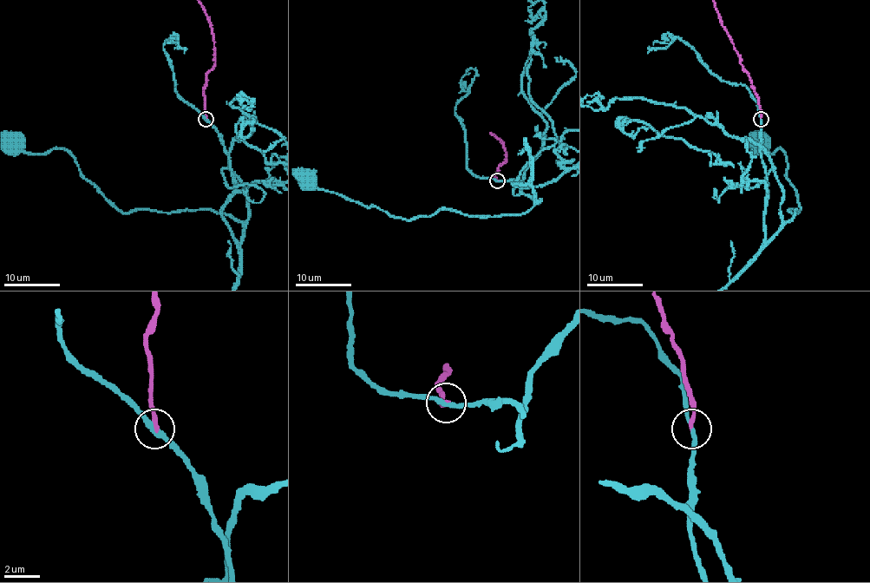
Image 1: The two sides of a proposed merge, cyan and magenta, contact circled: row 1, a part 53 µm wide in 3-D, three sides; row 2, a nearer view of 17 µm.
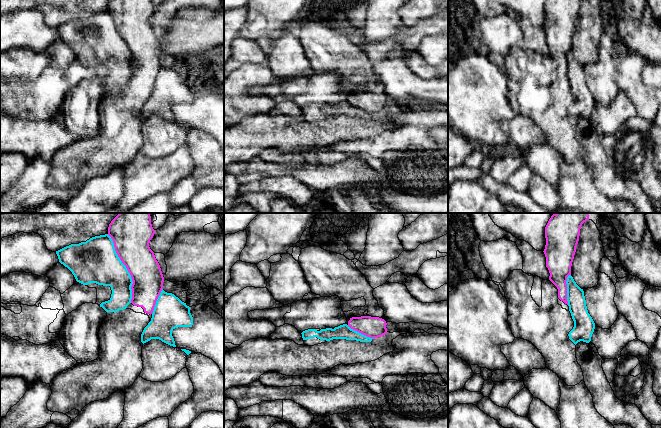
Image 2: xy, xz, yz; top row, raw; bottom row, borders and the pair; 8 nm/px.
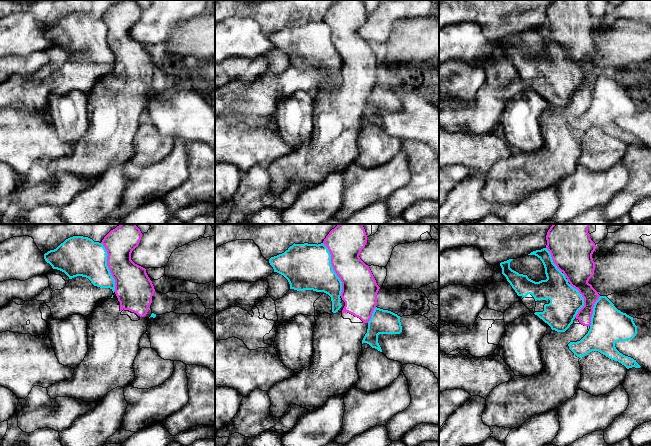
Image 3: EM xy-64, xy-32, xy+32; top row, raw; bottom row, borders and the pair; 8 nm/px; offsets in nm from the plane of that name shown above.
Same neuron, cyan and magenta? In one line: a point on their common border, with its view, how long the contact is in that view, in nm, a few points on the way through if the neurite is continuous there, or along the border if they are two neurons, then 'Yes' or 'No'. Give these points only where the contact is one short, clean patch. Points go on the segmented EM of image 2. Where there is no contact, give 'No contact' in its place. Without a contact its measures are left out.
Touches cyan at xy (126, 268). Shared border 600 nm. No

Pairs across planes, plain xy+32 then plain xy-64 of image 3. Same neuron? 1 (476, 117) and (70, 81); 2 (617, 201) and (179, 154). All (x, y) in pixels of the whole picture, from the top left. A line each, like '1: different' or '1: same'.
1: same
2: different

